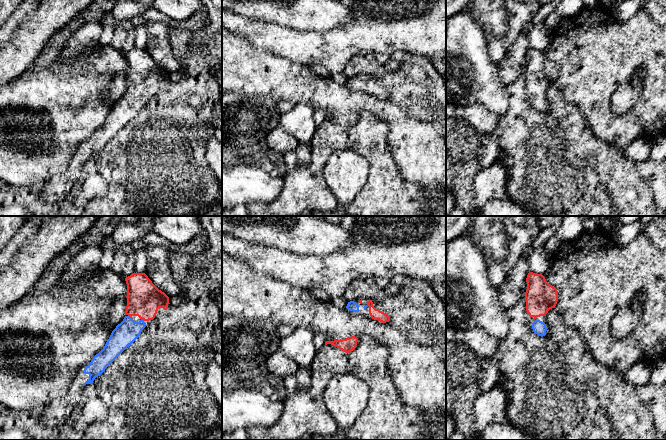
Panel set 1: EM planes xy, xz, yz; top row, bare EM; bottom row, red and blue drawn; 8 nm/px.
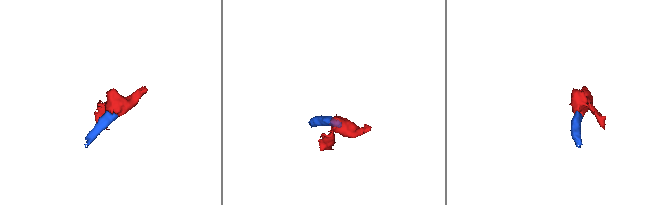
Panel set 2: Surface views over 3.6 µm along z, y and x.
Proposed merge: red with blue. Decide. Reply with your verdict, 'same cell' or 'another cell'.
same cell

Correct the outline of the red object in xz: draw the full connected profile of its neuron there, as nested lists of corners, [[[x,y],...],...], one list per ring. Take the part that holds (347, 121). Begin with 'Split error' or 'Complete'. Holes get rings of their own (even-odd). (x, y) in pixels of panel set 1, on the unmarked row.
Complete. [[[351,112],[349,114],[342,115],[342,116],[326,117],[325,121],[331,120],[339,124],[340,126],[349,129],[356,124],[357,118],[358,118],[358,114],[355,112]]]

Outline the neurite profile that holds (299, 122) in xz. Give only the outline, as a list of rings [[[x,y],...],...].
[[[296,104],[290,111],[281,114],[279,127],[302,144],[311,143],[318,126],[314,122],[314,108],[307,104]]]

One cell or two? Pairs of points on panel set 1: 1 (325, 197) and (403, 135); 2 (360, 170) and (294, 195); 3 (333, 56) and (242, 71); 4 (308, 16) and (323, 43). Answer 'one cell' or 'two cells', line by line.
1: two cells
2: two cells
3: two cells
4: two cells

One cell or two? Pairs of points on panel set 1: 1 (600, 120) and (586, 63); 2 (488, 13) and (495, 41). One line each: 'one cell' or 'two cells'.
1: one cell
2: one cell

